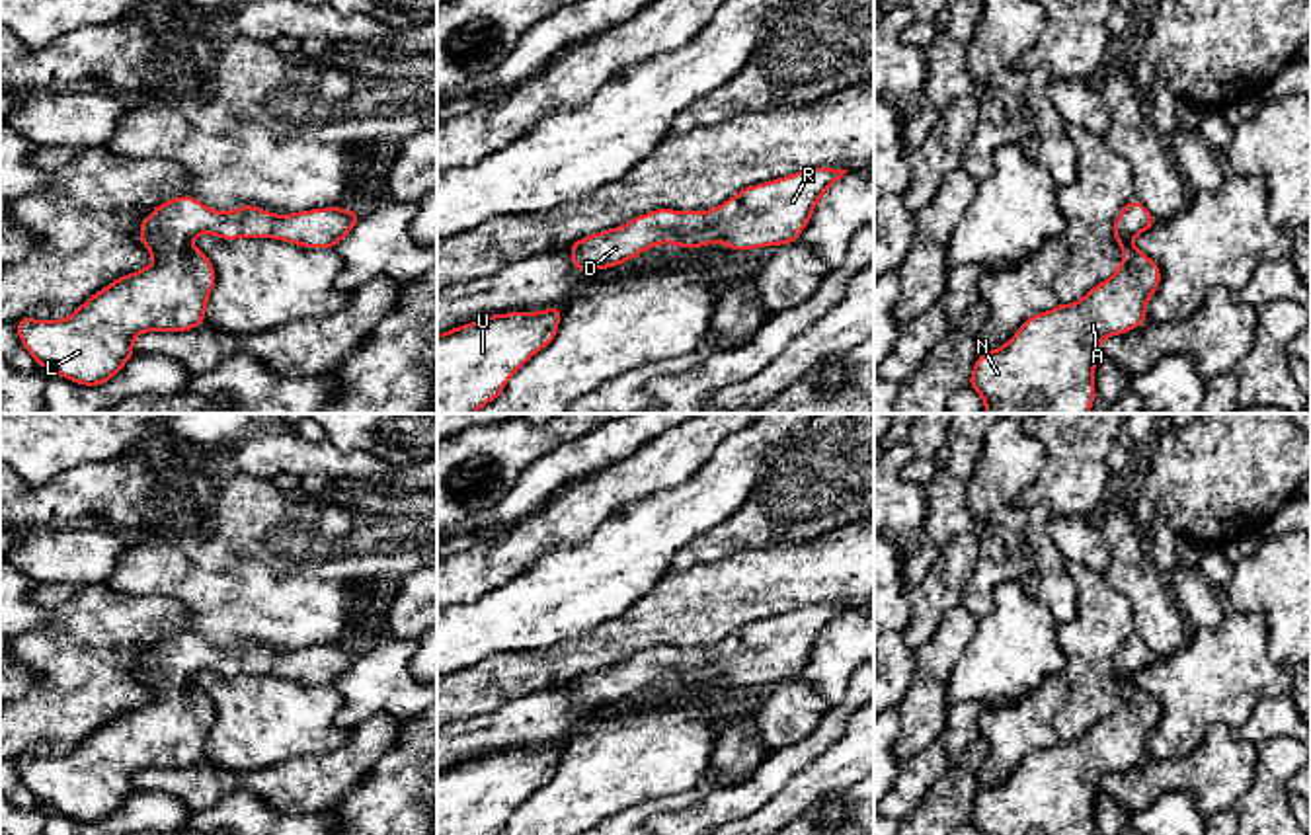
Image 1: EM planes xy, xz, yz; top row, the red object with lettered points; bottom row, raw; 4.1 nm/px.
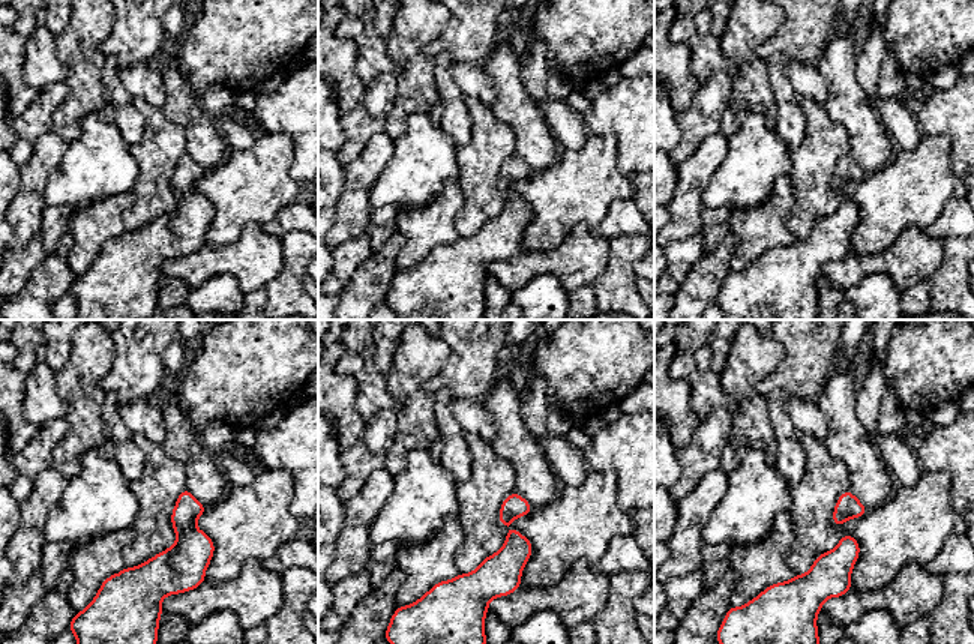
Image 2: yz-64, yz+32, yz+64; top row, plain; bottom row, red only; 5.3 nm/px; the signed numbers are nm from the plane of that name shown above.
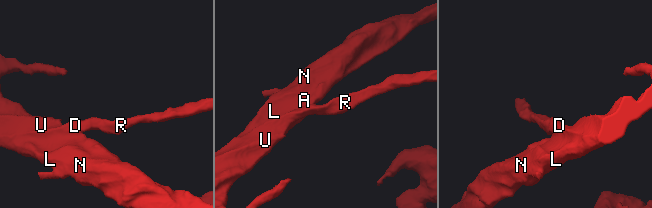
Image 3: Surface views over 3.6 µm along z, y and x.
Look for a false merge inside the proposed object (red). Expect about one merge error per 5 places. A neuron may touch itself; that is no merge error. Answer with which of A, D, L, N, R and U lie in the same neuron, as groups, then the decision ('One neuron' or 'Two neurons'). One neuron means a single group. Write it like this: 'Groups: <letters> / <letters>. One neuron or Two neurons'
Groups: A D L N R U. One neuron

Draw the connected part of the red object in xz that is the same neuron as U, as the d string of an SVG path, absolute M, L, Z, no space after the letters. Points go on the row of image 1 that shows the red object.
M564 306L494 314L437 336L437 414L474 414L554 338Z

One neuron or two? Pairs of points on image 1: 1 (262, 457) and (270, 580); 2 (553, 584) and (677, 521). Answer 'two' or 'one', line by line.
1: two
2: one

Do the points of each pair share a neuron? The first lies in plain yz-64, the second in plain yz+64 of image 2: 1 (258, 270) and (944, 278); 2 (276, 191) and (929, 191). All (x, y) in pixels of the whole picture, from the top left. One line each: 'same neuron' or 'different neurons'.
1: different neurons
2: same neuron

